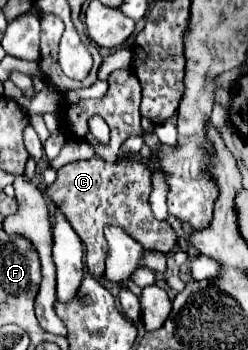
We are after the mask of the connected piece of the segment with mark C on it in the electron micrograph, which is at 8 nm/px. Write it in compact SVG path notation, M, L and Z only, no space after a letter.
M124 156L114 164L108 164L102 158L70 162L58 170L56 182L46 188L46 196L62 210L64 218L84 242L86 264L94 278L104 276L104 256L108 248L104 248L102 228L106 224L120 224L134 240L144 244L144 248L168 254L176 246L174 228L166 220L156 220L150 210L150 192L152 172L142 160L132 156Z

